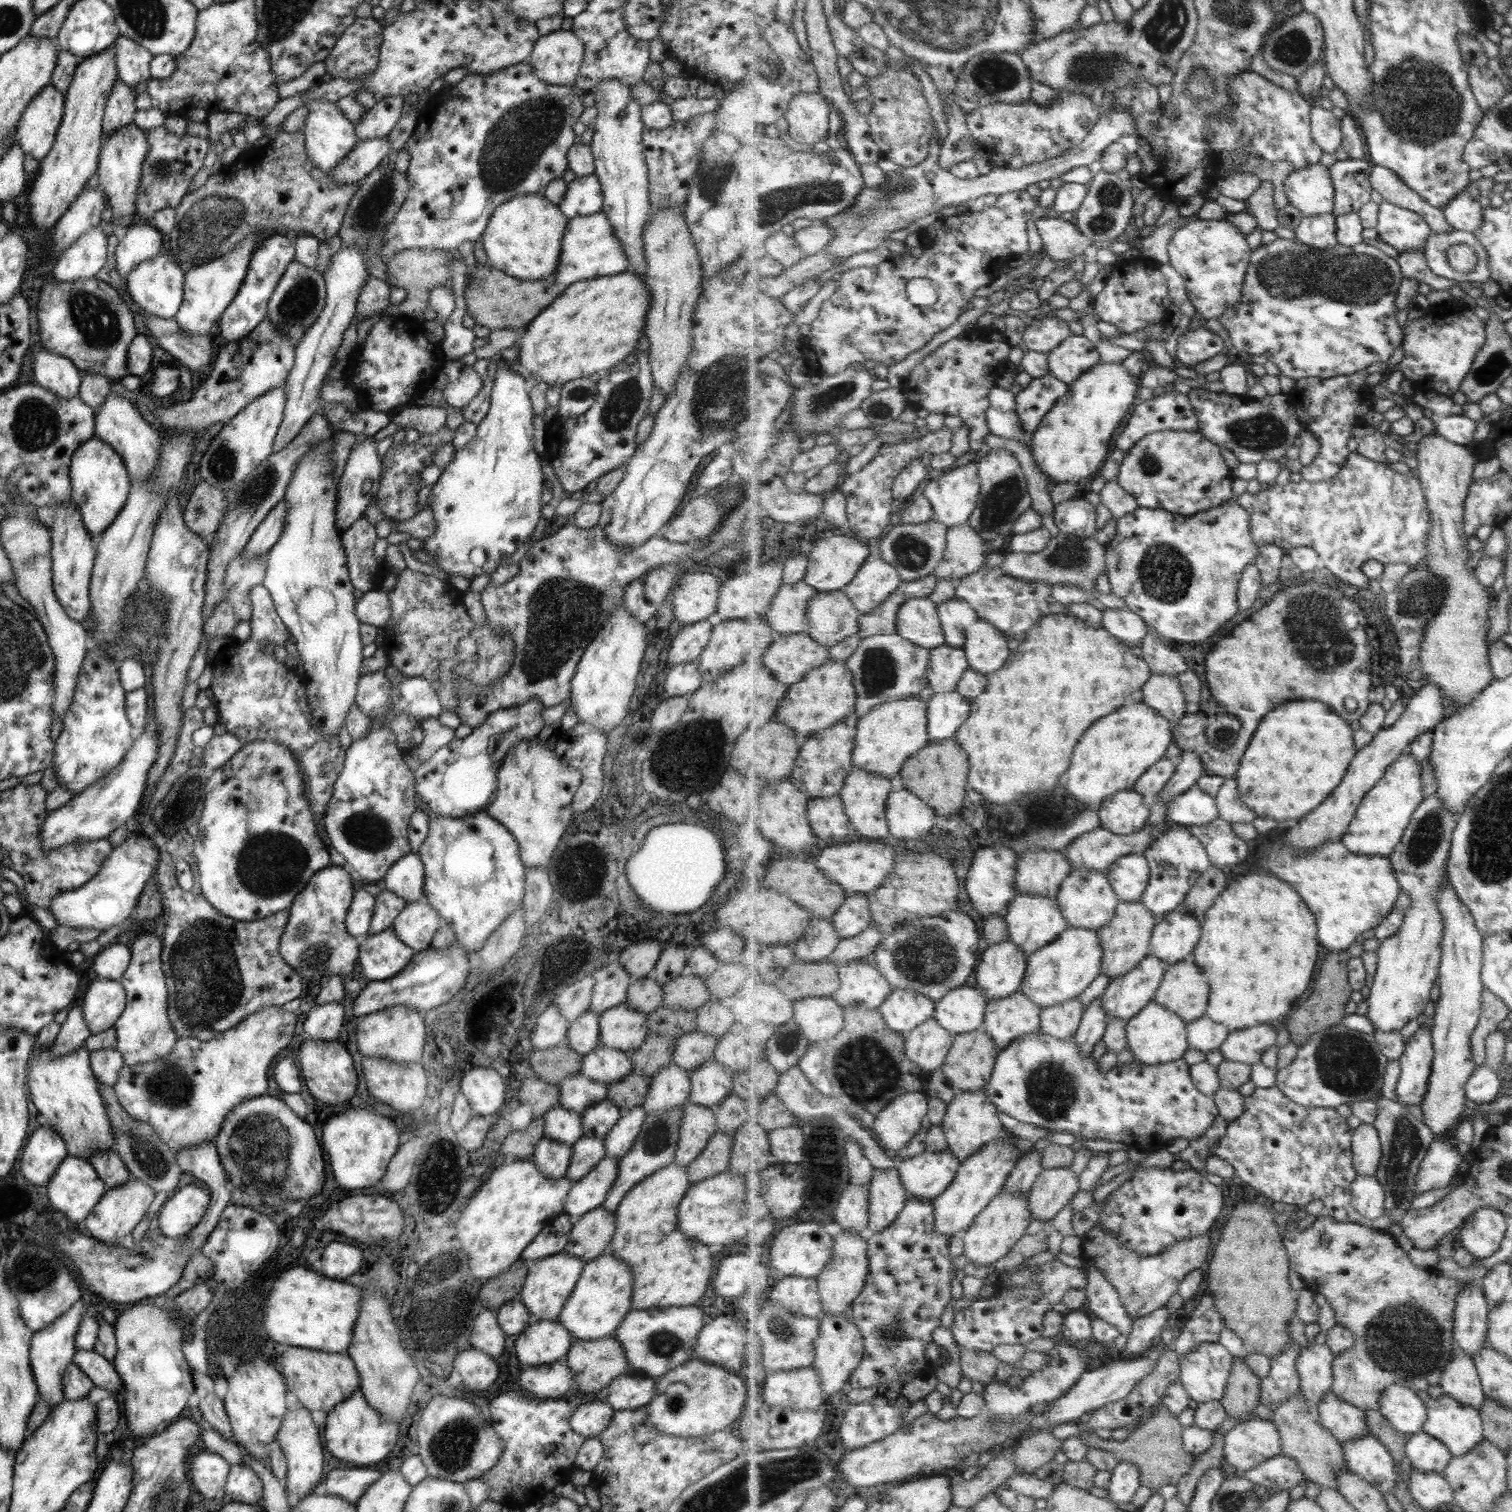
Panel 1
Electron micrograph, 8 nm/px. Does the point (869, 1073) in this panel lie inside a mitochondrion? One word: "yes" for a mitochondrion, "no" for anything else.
yes

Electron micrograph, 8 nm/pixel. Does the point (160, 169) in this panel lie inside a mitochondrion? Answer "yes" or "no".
yes

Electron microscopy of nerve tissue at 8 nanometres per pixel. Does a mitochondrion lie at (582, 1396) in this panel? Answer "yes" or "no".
no

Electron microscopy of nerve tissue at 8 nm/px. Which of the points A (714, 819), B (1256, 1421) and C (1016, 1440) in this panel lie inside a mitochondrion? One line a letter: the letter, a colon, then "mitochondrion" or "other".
A: other
B: other
C: other

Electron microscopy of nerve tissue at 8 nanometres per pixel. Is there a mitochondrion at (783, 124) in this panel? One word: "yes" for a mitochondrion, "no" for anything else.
no

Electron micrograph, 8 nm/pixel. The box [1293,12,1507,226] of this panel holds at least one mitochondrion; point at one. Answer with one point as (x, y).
(1424, 105)

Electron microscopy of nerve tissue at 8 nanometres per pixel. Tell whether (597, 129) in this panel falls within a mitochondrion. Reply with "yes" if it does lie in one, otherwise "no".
no

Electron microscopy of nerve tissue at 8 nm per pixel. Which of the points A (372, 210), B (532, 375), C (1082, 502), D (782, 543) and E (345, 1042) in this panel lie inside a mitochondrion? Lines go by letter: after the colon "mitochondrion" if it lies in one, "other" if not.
A: mitochondrion
B: other
C: other
D: other
E: other

